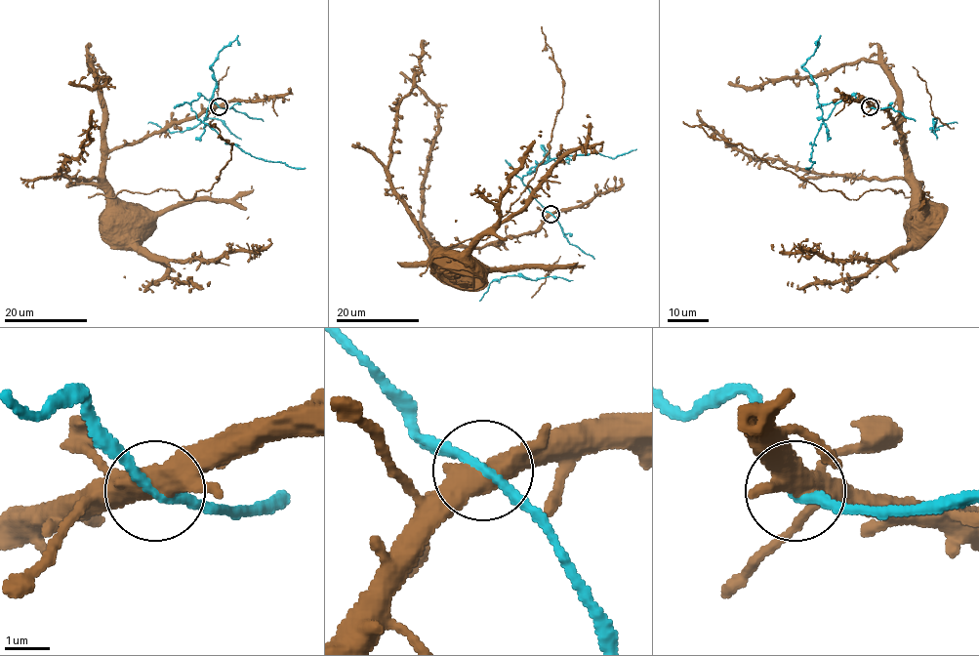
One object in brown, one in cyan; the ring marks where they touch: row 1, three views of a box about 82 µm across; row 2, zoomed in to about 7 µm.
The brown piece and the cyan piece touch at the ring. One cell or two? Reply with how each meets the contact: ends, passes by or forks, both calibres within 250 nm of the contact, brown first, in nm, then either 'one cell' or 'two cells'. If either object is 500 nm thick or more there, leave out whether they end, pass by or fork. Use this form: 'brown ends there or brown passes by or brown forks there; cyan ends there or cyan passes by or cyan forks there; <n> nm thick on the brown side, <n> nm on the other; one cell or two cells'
brown forks there; cyan passes by; 440 nm thick on the brown side, 190 nm on the other; two cells

